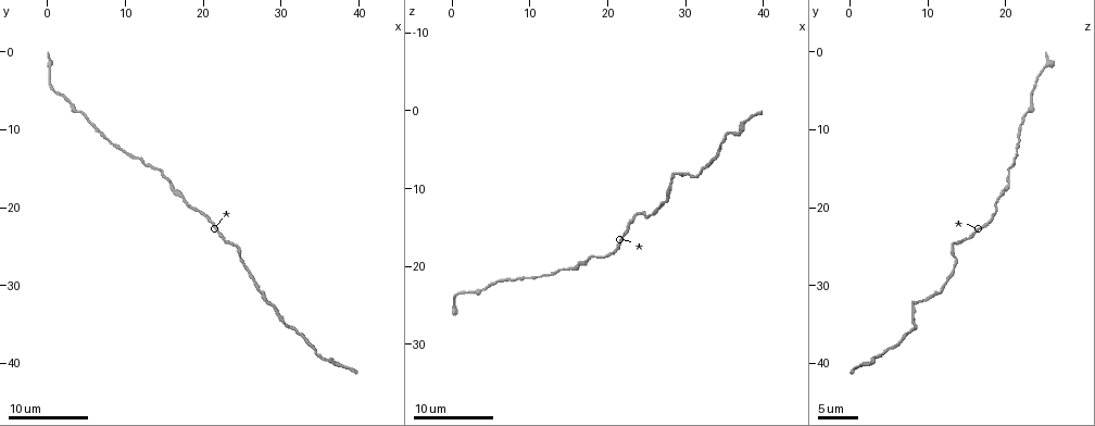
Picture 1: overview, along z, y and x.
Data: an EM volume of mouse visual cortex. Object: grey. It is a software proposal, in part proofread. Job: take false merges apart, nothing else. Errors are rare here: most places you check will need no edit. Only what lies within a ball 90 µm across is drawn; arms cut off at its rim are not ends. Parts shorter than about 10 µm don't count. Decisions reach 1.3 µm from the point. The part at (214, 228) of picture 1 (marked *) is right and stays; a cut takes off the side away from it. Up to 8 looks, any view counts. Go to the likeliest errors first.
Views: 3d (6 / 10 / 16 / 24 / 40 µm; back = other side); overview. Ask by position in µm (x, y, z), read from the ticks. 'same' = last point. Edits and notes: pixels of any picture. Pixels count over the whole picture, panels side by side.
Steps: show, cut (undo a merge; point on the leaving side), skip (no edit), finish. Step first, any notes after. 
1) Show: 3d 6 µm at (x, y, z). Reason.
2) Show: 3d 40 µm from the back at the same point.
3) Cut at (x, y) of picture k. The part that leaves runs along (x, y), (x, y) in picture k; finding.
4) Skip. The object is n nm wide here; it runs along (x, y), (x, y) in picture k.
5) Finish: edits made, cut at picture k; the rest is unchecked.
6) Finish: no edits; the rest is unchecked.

Show: 3d 6 µm at (4.0, 8.0, 22.5). Calibre changes.

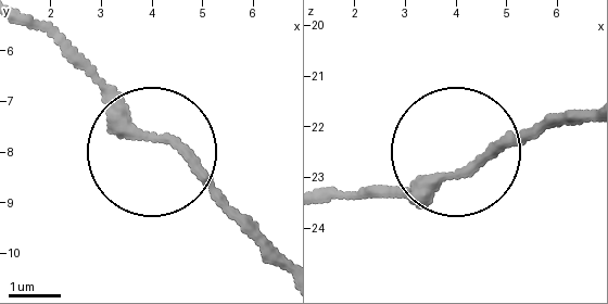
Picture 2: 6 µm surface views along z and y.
Show: 3d 6 µm from the back at (4.40, 7.85, 22.75).

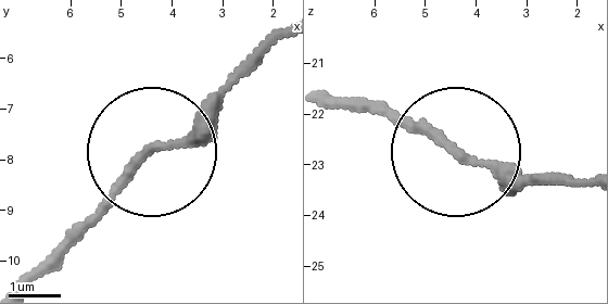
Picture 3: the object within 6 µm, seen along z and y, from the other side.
Skip. It runs along (24, 279), (240, 76) in picture 3; one neuron here.

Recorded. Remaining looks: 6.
Show: 3d 16 µm at (28.0, 32.0, 9.5).

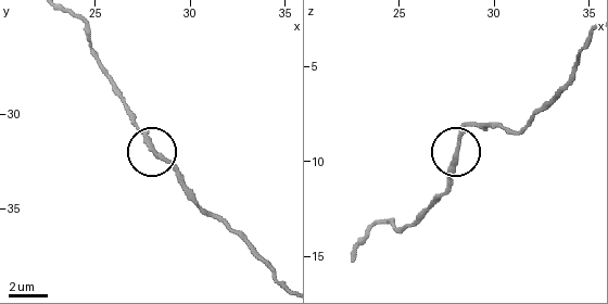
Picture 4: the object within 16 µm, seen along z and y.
Skip. The object is 210 nm wide here; all the same neuron.

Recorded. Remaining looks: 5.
Show: 3d 6 µm at (7.5, 11.5, 22.0).

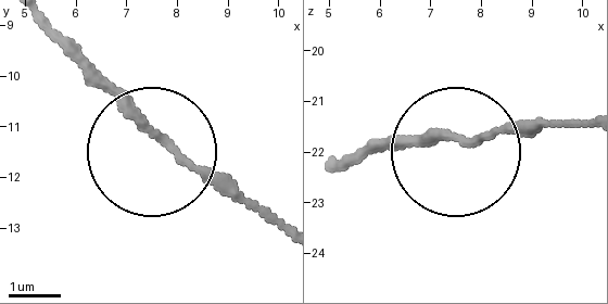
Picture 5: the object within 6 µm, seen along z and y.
Skip. It runs along (581, 119), (365, 146) in picture 5; continuous, no second neuron.

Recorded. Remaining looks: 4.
Show: 3d 10 µm at (34.0, 38.0, 5.0). A narrow waist.

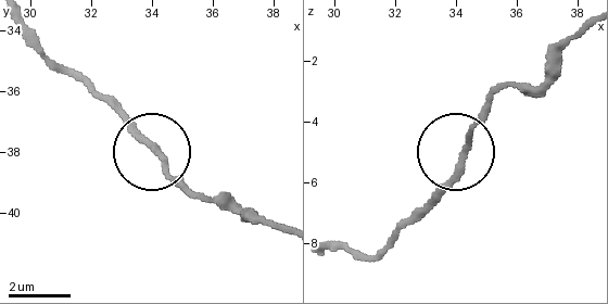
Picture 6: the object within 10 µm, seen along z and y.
Skip. It runs along (21, 27), (189, 197) in picture 6; continuous, no second neuron.

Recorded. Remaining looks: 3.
Finish: no edits; the rest is unchecked.

